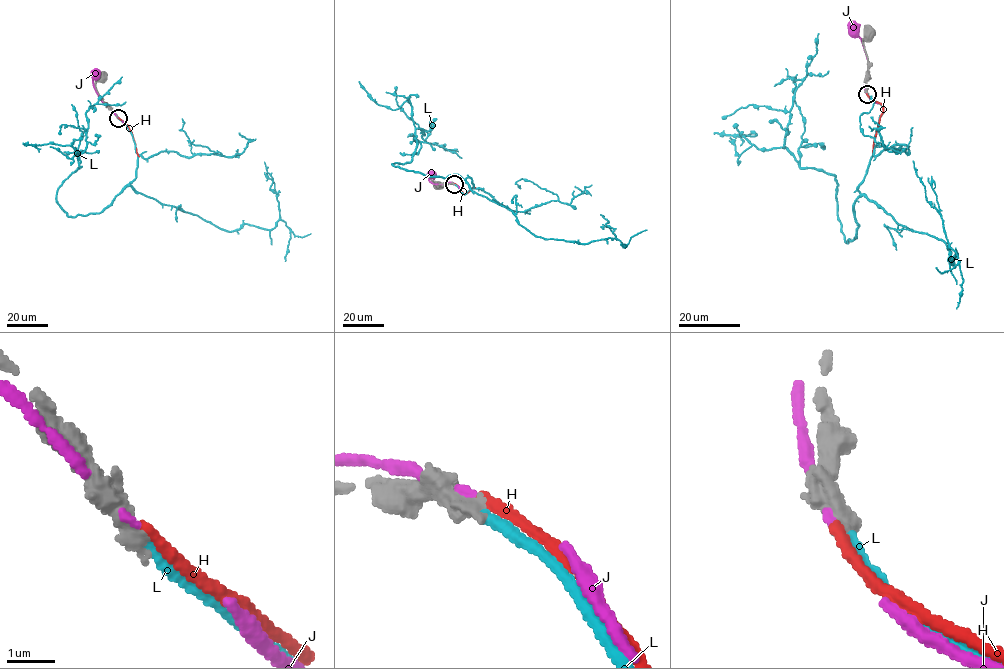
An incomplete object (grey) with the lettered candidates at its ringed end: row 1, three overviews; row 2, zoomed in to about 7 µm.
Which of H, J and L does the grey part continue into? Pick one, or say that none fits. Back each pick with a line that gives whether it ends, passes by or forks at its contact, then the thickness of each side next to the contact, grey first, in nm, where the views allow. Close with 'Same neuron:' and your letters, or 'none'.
L: it ends | 380/260 nm
Same neuron: L

